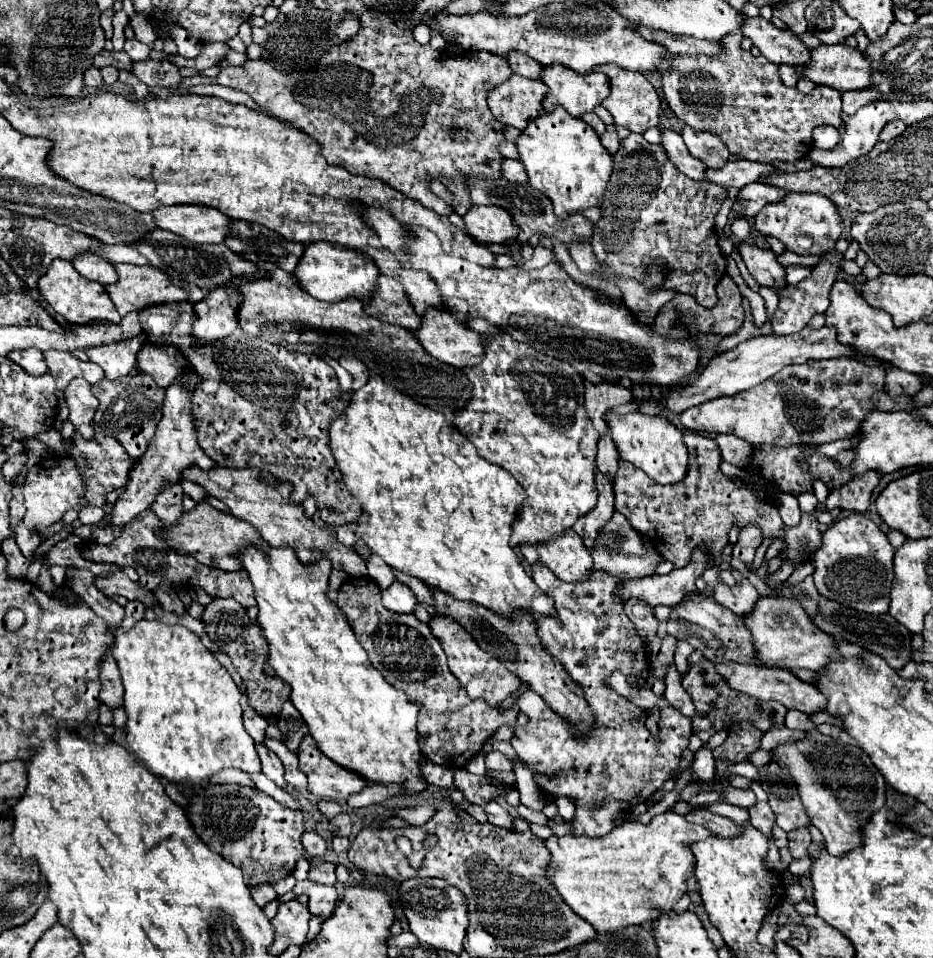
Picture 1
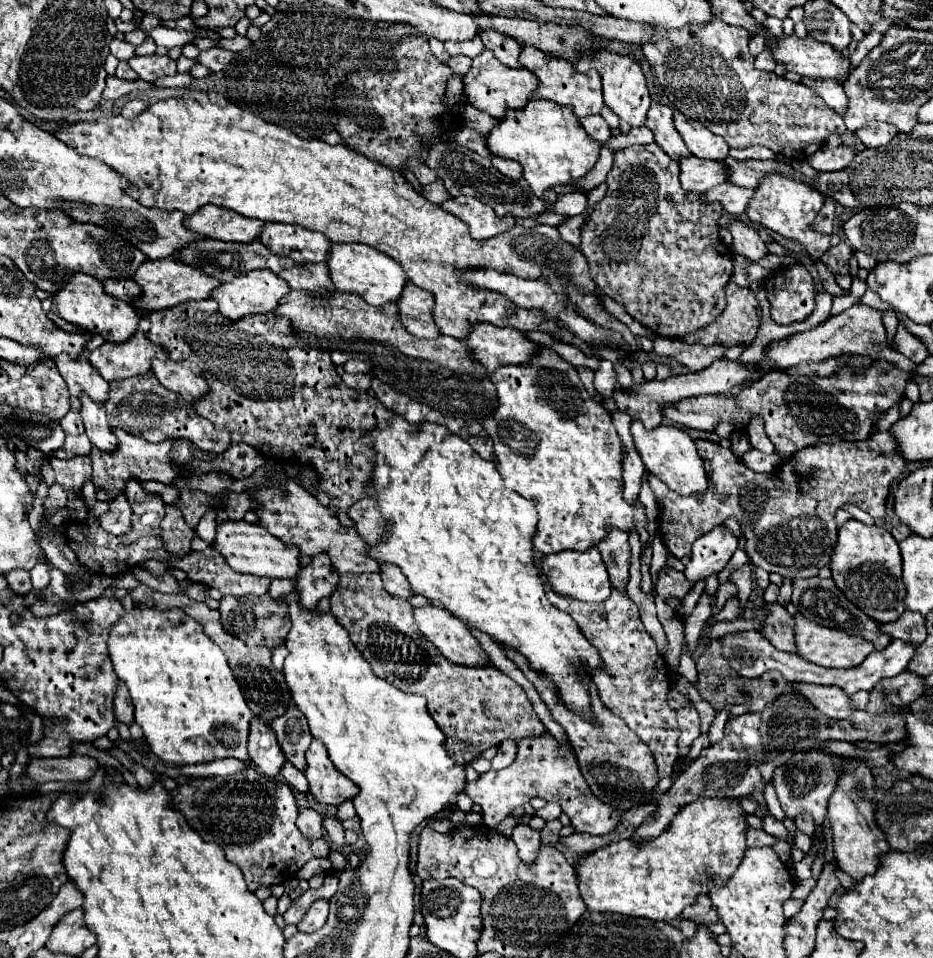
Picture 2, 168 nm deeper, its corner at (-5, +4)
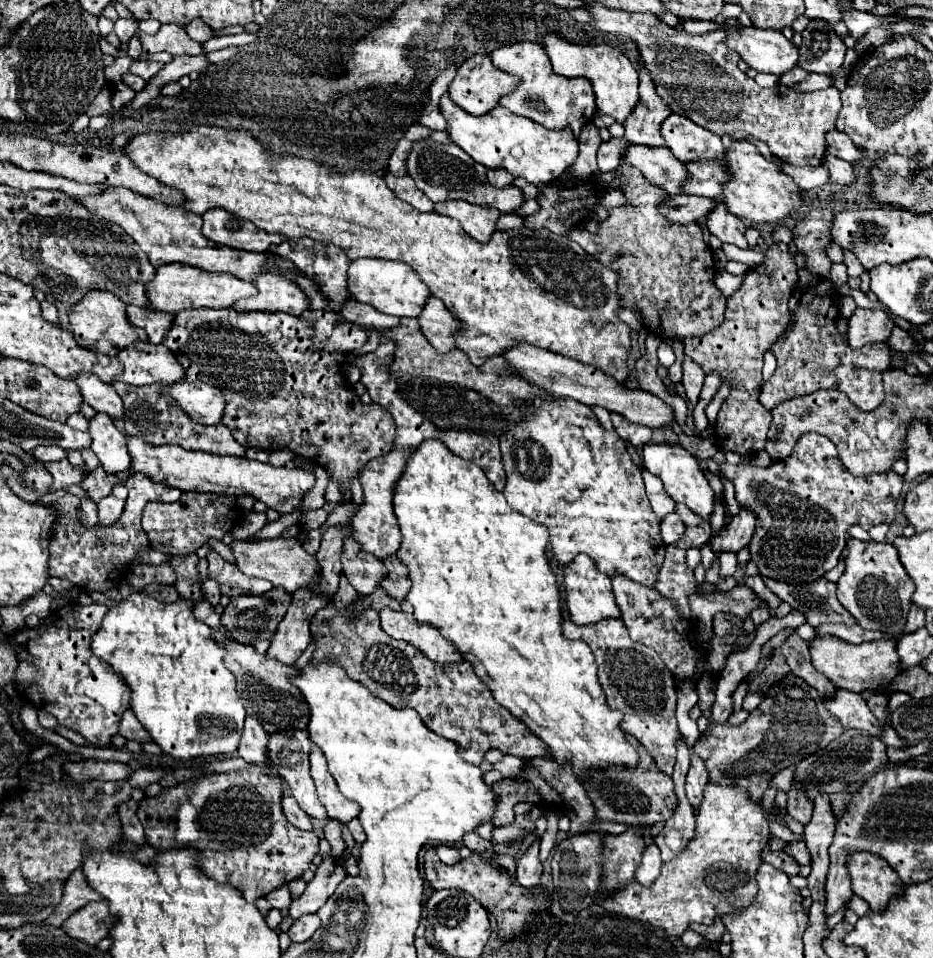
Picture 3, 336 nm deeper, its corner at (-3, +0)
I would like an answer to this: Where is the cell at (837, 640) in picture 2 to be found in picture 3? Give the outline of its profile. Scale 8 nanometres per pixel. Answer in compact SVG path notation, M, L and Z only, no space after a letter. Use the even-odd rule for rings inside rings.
M816 635L810 641L810 655L812 655L812 665L816 671L826 675L836 687L860 693L864 689L876 689L880 685L888 685L896 673L900 671L898 667L898 653L896 653L896 641L868 641L868 643L848 643L844 639L832 637L832 635Z

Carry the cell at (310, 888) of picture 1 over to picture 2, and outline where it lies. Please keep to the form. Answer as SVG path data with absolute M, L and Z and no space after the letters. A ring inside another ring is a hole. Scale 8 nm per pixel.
M318 899L318 901L312 903L312 907L304 915L304 919L298 923L298 931L314 933L326 923L326 919L328 919L328 901L326 899Z

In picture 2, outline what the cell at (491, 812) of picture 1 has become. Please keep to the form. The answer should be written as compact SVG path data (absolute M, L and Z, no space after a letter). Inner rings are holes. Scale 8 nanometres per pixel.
M516 825L514 833L512 833L512 841L516 843L518 857L524 863L534 863L536 861L536 855L538 855L540 843L542 843L540 831L536 831L536 829L528 827L528 825Z

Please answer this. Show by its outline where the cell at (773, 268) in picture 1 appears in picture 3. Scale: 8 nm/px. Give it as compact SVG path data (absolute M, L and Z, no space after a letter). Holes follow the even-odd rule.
M718 205L710 215L708 215L708 229L712 235L716 235L722 243L732 243L740 249L748 249L748 241L744 237L746 225L730 215L730 211L726 211L726 205Z

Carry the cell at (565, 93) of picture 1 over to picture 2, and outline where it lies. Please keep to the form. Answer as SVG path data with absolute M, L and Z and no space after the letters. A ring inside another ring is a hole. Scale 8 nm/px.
M522 47L520 65L538 77L538 87L532 93L532 97L548 99L548 101L554 101L558 105L568 105L568 107L572 105L572 111L578 119L596 115L604 107L602 83L600 83L600 75L596 71L590 69L586 73L578 73L572 67L572 63L564 63L562 59L548 59L548 55L544 55L544 51L540 51L536 47Z

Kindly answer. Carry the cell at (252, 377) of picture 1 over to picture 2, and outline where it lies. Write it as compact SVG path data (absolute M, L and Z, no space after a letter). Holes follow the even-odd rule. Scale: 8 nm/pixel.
M204 299L200 303L188 301L172 309L152 311L140 319L140 329L148 335L148 339L152 339L152 343L166 347L172 361L180 363L182 359L192 359L192 363L202 367L210 393L200 399L194 409L198 415L210 419L218 429L230 431L232 443L252 445L266 457L266 461L298 465L304 469L312 467L322 475L320 487L338 511L348 511L362 499L364 485L372 473L372 447L368 447L368 431L376 427L378 419L392 419L394 413L376 397L346 387L342 377L334 373L330 351L320 349L318 345L300 343L294 337L292 323L288 323L284 315L256 313L232 321L224 319L224 315L216 311L214 299Z

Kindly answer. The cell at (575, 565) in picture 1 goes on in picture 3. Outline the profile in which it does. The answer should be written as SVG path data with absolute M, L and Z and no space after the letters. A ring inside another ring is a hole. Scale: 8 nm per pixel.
M576 555L576 559L564 567L564 589L566 589L566 607L574 623L586 625L608 617L620 617L618 605L614 603L610 577L598 571L588 555Z

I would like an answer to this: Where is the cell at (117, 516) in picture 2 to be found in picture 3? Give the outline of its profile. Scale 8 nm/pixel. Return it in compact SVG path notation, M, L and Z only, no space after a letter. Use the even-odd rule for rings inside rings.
M118 485L118 487L114 487L114 491L108 497L98 501L98 523L100 525L114 525L118 521L118 517L124 511L126 495L128 495L126 487Z

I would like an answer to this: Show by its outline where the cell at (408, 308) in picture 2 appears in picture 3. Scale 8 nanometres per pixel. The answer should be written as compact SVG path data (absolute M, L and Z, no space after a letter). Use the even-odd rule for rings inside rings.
M430 297L422 307L418 321L424 337L436 349L436 353L448 353L450 349L454 349L454 333L458 325L440 299Z

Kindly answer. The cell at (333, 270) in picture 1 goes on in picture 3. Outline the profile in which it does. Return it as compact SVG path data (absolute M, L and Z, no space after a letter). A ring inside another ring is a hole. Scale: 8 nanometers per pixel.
M360 257L350 263L348 269L348 293L360 301L372 305L376 311L394 315L394 317L416 317L420 315L422 305L430 297L428 287L420 281L420 277L400 261L384 261L374 257Z

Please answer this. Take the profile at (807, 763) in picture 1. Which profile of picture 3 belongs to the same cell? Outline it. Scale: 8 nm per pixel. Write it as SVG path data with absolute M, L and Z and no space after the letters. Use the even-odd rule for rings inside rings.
M870 851L850 853L846 867L852 879L854 895L868 901L872 911L882 911L882 907L886 907L886 899L898 895L902 887L898 873L886 863L886 859Z

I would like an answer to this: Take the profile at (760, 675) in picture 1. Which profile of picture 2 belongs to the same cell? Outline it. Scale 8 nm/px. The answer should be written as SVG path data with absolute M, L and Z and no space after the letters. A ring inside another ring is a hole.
M794 685L816 709L826 713L832 719L846 719L854 707L850 705L850 697L840 691L840 687L820 687L820 685Z

